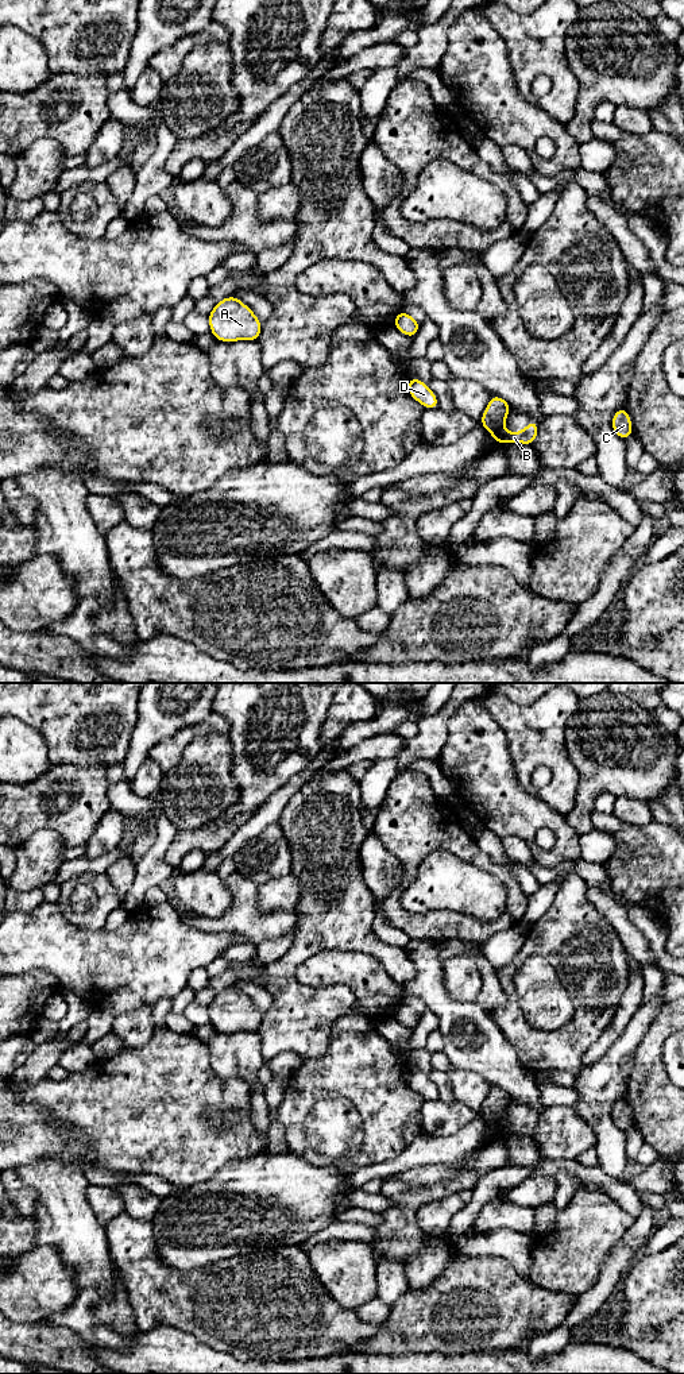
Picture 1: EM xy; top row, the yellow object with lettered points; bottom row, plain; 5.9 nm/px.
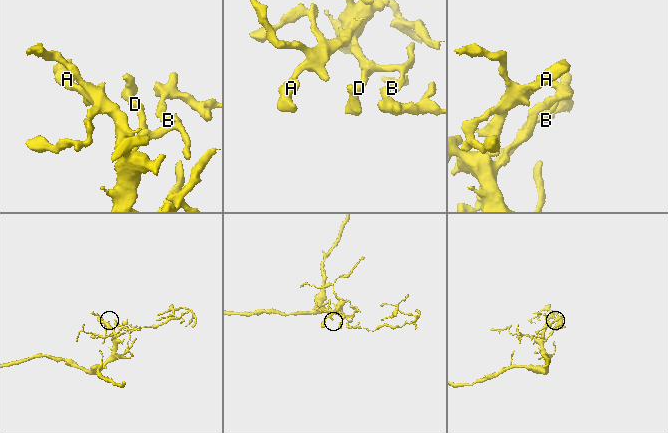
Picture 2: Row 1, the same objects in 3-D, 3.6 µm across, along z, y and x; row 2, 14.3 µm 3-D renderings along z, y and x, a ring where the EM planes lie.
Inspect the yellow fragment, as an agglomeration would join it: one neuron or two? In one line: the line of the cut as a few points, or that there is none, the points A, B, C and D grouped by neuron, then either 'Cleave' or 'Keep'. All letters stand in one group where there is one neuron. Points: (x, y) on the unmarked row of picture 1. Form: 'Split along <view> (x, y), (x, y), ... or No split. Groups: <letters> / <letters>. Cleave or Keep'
Split along xy (502, 1118), (491, 1124). Groups: A B D / C. Cleave

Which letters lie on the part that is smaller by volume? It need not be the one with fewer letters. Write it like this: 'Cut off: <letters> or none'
Cut off: C

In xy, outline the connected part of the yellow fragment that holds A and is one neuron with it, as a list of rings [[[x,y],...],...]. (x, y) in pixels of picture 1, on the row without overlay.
[[[236,987],[219,992],[208,1006],[210,1024],[219,1033],[255,1033],[262,1023],[258,1007]]]

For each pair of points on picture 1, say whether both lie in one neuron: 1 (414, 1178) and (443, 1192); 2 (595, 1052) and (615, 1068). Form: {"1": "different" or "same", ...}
{"1": "different", "2": "different"}

